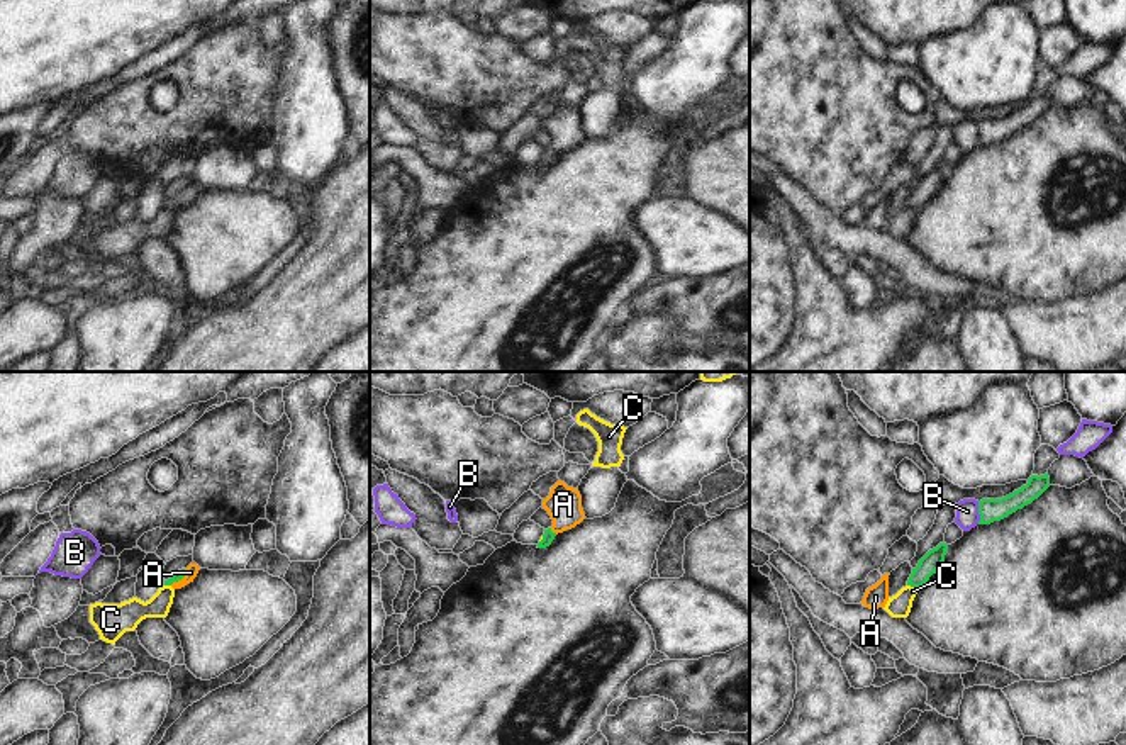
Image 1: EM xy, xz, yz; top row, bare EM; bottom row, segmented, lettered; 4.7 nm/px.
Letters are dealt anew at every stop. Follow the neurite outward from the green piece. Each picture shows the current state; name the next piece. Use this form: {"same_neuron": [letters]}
{"same_neuron": ["A"]}

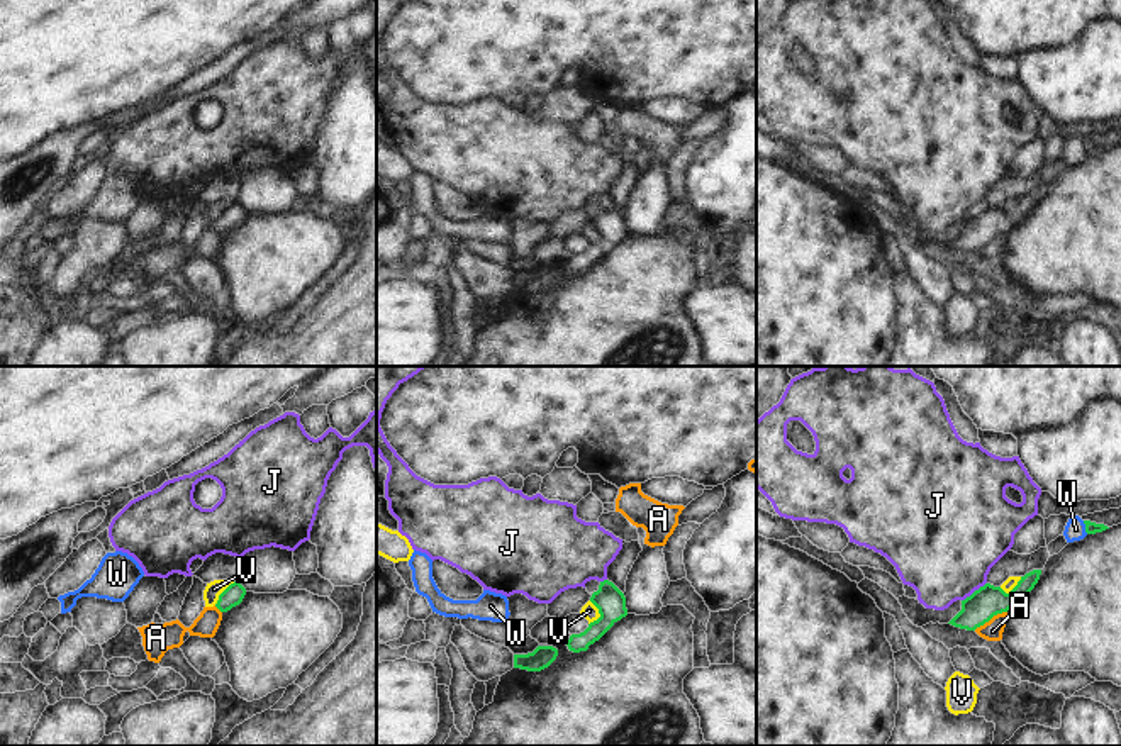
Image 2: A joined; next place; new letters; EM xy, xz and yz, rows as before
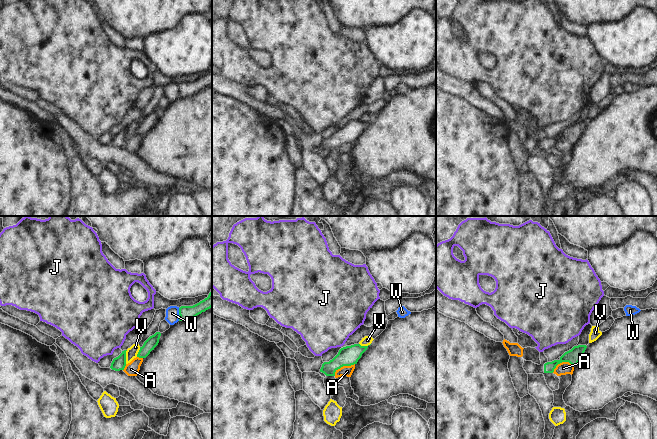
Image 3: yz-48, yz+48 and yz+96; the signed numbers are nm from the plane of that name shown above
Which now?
{"same_neuron": []}

